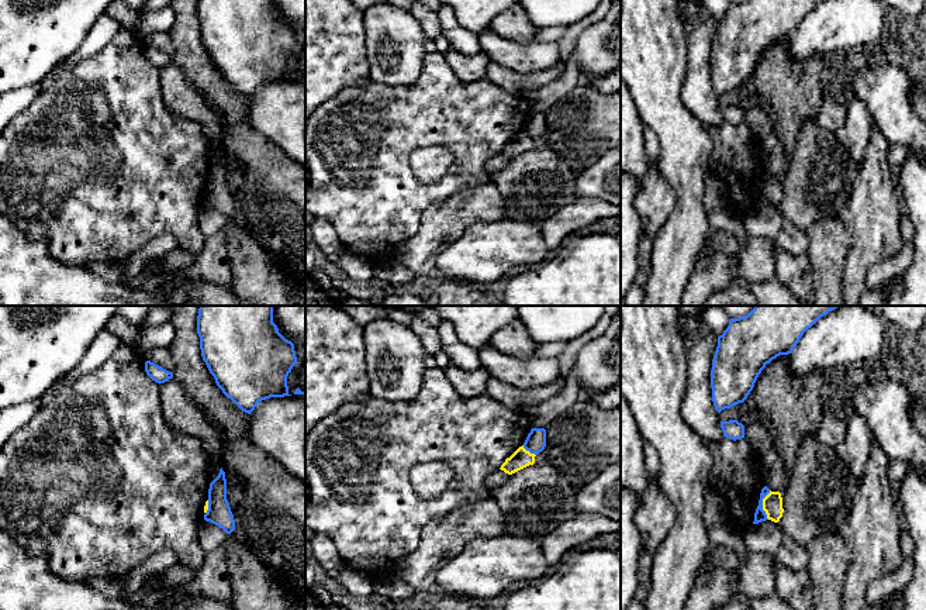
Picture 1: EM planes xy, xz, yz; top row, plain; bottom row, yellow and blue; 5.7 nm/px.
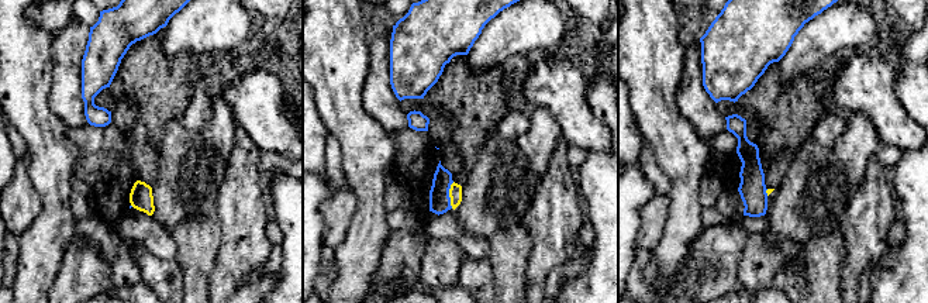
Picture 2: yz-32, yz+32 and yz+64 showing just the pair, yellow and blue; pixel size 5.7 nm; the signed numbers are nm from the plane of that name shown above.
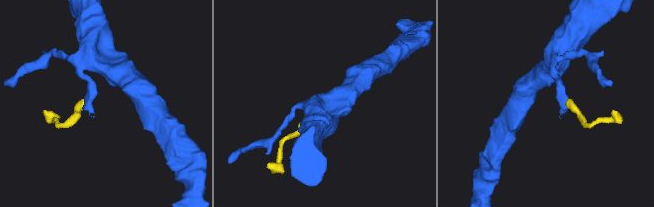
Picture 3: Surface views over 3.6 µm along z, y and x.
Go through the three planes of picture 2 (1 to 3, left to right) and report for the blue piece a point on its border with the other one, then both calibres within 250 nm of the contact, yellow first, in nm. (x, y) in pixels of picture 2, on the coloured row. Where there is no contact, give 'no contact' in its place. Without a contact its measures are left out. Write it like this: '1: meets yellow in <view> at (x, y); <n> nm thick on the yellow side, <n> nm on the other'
1: no contact
2: meets yellow in yz+32 at (449, 195); 80 nm thick on the yellow side, 130 nm on the other
3: meets yellow in yz+64 at (766, 192); 30 nm thick on the yellow side, 160 nm on the other

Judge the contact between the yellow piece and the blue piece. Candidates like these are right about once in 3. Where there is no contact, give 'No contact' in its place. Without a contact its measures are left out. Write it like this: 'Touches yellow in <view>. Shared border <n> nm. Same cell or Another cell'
Touches yellow in yz. Shared border 170 nm. Another cell

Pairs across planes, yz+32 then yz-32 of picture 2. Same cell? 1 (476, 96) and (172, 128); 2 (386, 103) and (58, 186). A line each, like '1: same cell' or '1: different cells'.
1: different cells
2: different cells

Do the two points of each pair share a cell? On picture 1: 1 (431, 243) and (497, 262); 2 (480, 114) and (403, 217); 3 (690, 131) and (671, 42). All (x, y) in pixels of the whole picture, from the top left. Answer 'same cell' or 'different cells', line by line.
1: different cells
2: same cell
3: same cell

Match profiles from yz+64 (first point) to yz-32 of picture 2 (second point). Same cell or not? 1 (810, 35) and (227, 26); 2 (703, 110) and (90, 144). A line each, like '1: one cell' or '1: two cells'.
1: one cell
2: two cells

